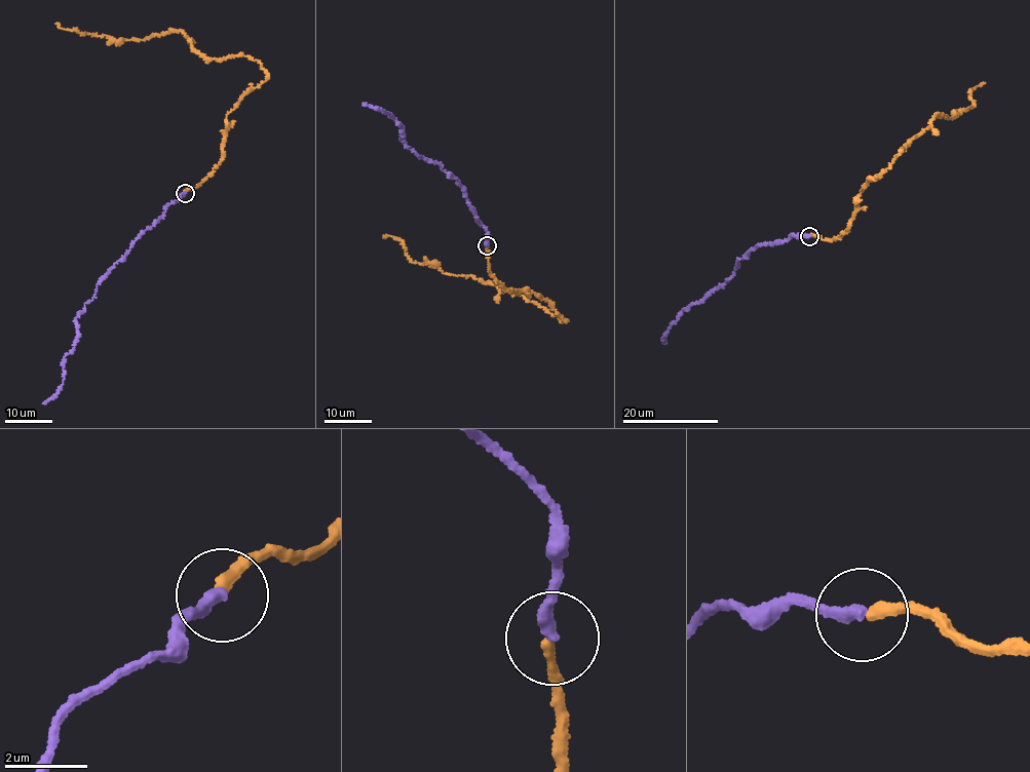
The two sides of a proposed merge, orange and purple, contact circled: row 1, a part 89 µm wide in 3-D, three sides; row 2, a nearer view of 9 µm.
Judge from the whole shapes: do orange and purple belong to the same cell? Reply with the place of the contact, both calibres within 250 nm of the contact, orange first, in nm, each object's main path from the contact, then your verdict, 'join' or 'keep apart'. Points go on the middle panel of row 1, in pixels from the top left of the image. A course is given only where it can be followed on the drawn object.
place (487, 245); calibres 260 and 320 nm; course orange (487, 246), (494, 279), (507, 291), (528, 288), (565, 321), (520, 293), (411, 261), (398, 240), (384, 237); course purple (487, 246), (488, 230), (475, 218), (463, 187), (404, 143), (402, 126), (388, 113), (363, 104); join

